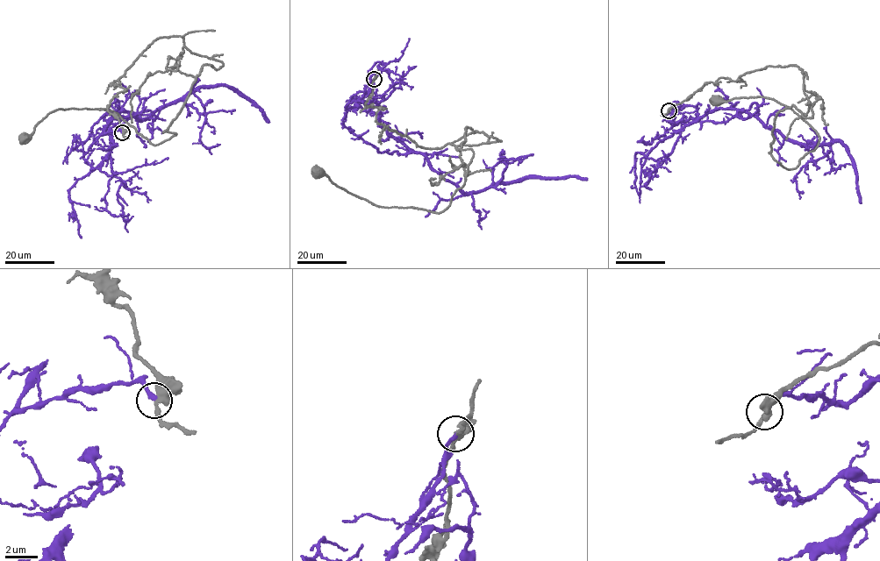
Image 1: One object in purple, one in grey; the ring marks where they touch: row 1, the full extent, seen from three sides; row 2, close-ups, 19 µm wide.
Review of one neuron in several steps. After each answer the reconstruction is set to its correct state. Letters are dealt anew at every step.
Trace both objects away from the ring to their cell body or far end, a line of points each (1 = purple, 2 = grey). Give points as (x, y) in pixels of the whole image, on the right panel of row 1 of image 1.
1: (668, 110), (747, 111), (796, 142), (840, 141), (855, 166), (862, 203)
2: (668, 110), (795, 66), (812, 116), (777, 113), (771, 152), (790, 169), (816, 148), (784, 104), (718, 101)

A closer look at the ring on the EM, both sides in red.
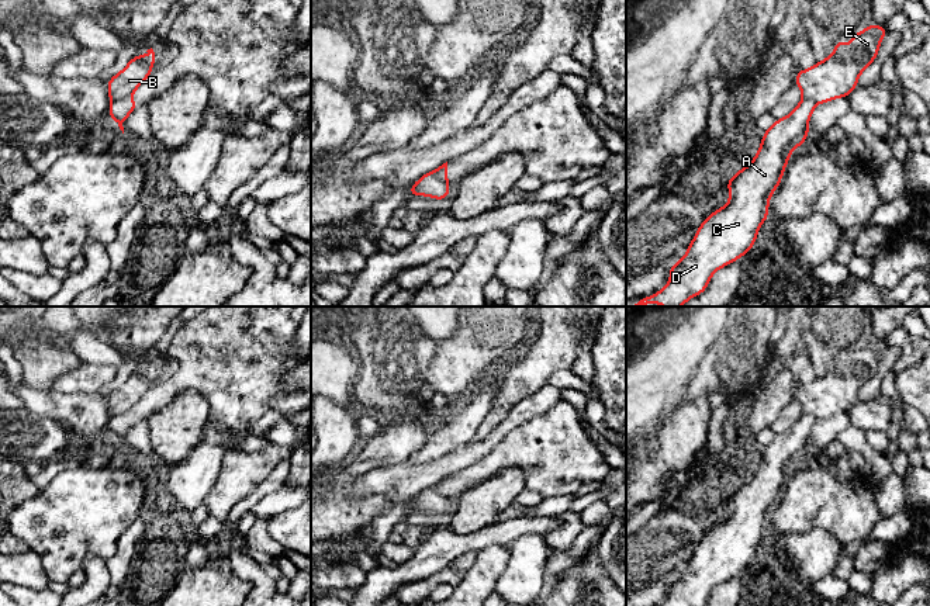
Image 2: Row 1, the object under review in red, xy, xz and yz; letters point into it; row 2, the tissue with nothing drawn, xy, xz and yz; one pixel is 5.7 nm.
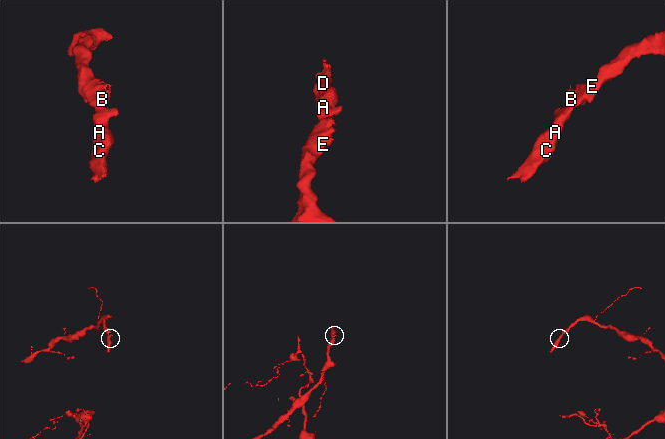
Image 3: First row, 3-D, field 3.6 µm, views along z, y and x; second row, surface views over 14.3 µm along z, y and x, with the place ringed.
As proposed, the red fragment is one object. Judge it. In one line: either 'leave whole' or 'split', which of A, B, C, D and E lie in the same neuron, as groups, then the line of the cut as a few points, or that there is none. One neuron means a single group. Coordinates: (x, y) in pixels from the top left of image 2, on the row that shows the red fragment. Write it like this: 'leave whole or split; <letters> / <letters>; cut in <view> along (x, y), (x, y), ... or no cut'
split; A C D / B E; cut in xy along (130, 93), (113, 101)

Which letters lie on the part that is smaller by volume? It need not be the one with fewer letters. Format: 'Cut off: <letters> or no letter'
Cut off: A, C, D

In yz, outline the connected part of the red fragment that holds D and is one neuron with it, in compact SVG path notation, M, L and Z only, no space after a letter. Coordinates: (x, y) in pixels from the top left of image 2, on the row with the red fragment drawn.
M803 97L788 117L775 120L763 134L753 162L726 181L729 202L705 218L685 257L670 267L668 284L629 307L681 307L706 290L716 270L751 250L761 224L768 218L770 197L781 183L791 152L806 141L815 107L812 98Z

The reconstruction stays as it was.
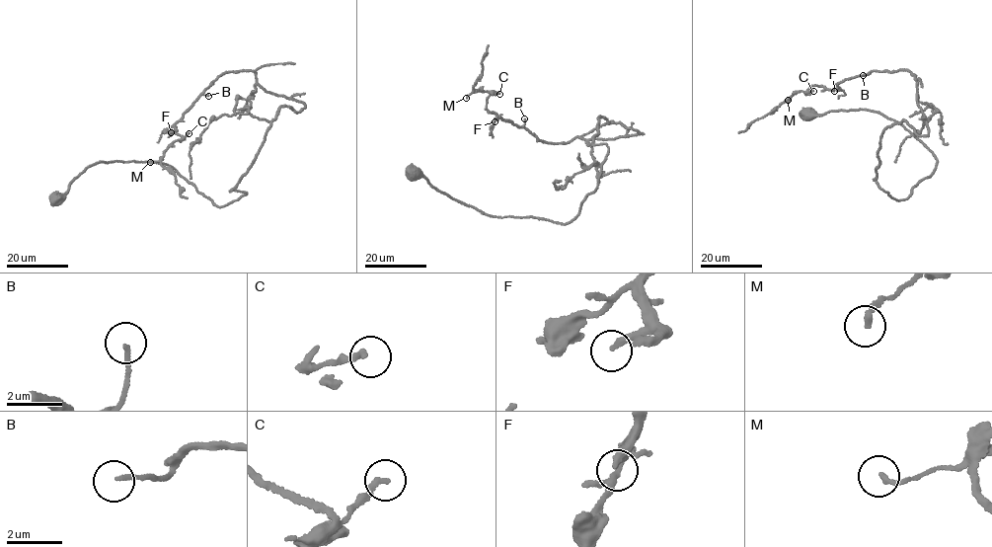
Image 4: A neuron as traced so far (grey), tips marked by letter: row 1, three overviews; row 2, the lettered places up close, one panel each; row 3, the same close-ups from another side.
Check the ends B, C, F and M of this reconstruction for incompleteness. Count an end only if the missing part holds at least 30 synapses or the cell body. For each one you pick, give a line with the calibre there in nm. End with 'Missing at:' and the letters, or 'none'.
F: calibre 220 nm
Missing at: F

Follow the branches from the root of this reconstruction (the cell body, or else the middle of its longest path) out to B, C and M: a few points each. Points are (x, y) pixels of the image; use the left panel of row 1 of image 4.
B: (55, 198), (115, 161), (167, 164), (218, 207), (246, 195), (281, 106), (305, 105), (251, 70), (208, 96)
C: (55, 198), (97, 163), (151, 160), (223, 206), (281, 106), (305, 105), (222, 73), (170, 131), (189, 133)
M: (55, 198), (97, 163), (151, 160), (223, 206), (281, 106), (305, 105), (222, 73), (150, 162)

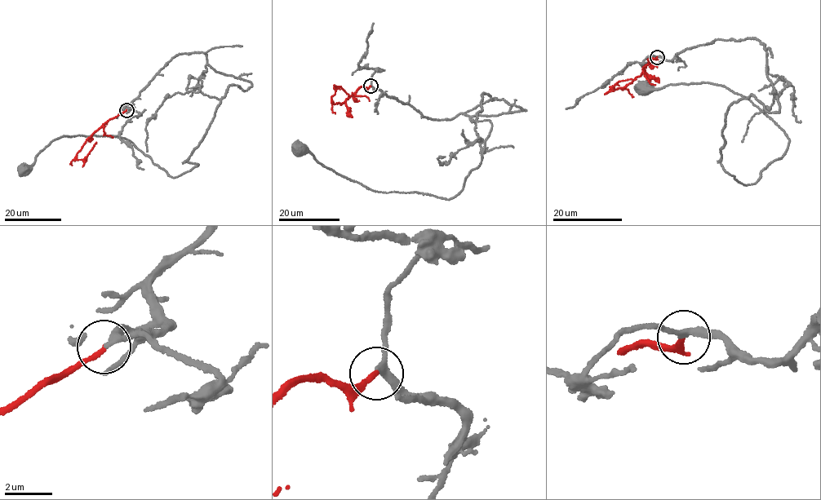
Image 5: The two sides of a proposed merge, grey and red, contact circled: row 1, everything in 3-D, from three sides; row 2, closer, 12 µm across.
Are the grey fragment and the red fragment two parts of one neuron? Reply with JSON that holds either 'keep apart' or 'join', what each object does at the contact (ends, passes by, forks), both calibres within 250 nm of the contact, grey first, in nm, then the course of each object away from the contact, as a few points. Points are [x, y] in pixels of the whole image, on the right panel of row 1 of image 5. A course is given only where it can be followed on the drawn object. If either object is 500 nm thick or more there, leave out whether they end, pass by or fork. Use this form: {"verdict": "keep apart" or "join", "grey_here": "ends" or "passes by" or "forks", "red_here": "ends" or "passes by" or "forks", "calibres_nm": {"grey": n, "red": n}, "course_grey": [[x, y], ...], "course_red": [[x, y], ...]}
{"verdict": "join", "grey_here": "passes by", "red_here": "ends", "calibres_nm": {"grey": 240, "red": 200}, "course_grey": [[657, 57], [765, 46], [779, 111], [730, 106], [721, 161], [747, 185], [784, 155], [739, 94], [645, 88]], "course_red": [[657, 57], [648, 59], [650, 63], [641, 74], [614, 90], [615, 84], [621, 81], [636, 79]]}

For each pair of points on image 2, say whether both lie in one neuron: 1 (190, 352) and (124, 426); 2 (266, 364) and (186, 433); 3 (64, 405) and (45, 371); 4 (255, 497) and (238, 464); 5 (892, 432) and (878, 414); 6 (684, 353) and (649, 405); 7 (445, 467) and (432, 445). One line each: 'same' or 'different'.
1: same
2: different
3: different
4: different
5: different
6: same
7: different

